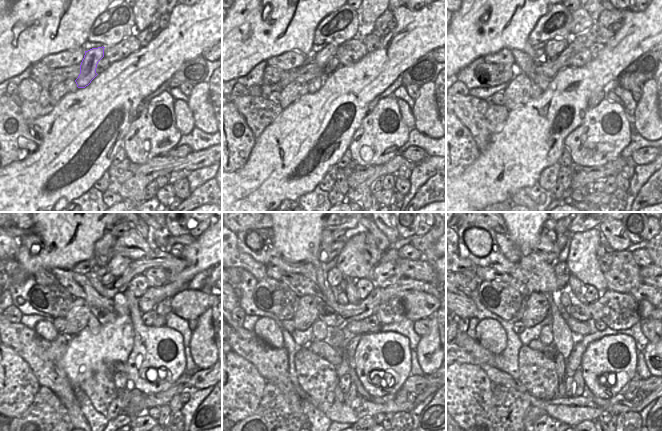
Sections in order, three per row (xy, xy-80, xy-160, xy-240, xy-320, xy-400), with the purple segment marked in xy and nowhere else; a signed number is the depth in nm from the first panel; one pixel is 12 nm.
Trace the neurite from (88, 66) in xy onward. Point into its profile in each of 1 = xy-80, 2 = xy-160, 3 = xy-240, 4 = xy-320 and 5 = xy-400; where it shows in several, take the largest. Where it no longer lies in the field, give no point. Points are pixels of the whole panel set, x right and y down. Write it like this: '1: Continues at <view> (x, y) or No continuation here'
1: Continues at xy-80 (321, 57)
2: Continues at xy-160 (554, 47)
3: Continues at xy-240 (116, 267)
4: Continues at xy-320 (351, 262)
5: Continues at xy-400 (583, 262)

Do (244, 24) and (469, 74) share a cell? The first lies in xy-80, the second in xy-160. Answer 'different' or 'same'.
different

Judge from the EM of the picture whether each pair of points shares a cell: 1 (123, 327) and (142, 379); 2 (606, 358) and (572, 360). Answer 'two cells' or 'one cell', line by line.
1: two cells
2: two cells

